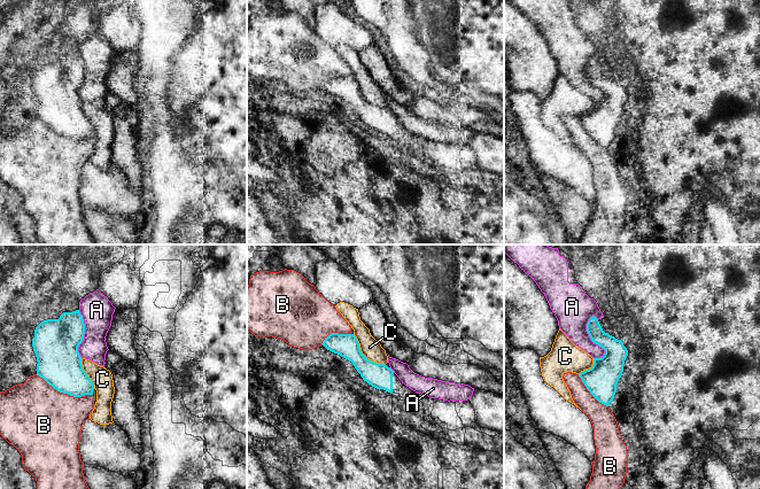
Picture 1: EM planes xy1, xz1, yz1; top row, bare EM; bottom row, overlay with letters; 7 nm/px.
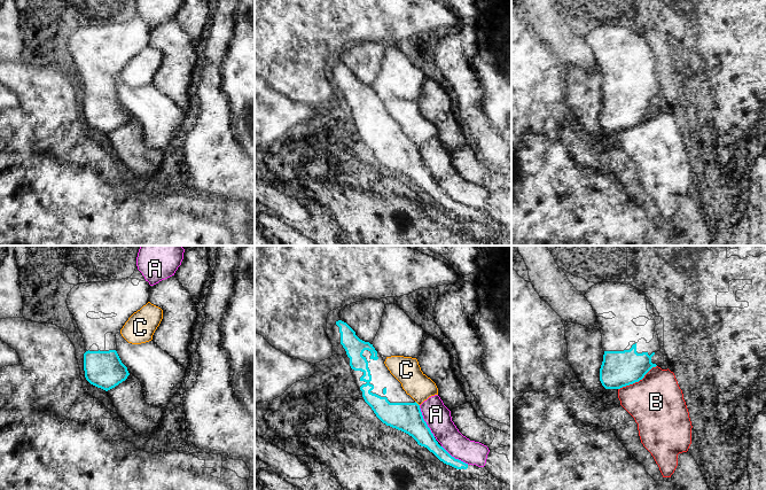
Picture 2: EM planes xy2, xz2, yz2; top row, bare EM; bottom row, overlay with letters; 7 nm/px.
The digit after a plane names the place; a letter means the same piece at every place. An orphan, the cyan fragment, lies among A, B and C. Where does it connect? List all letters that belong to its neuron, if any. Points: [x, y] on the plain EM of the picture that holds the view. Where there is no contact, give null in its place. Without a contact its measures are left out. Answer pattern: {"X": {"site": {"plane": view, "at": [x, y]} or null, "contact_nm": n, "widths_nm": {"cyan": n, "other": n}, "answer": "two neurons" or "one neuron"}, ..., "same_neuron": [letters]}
{"A": {"site": {"plane": "yz1", "at": [590, 80]}, "contact_nm": 320, "widths_nm": {"cyan": 190, "other": 280}, "answer": "two neurons"}, "B": {"site": {"plane": "xy1", "at": [64, 136]}, "contact_nm": 420, "widths_nm": {"cyan": 300, "other": 480}, "answer": "two neurons"}, "C": {"site": {"plane": "xz1", "at": [363, 98]}, "contact_nm": 320, "widths_nm": {"cyan": 180, "other": 140}, "answer": "two neurons"}, "same_neuron": []}

